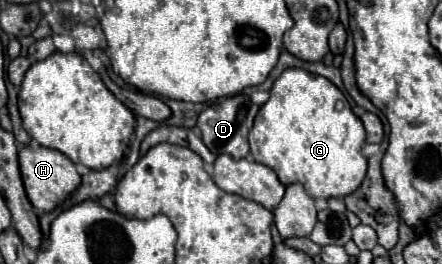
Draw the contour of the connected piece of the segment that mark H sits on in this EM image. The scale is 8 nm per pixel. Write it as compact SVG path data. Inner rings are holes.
M27 145L23 151L19 151L19 167L21 167L21 177L25 183L27 197L39 213L51 213L81 185L81 175L75 171L73 161L69 161L63 153L55 149Z

